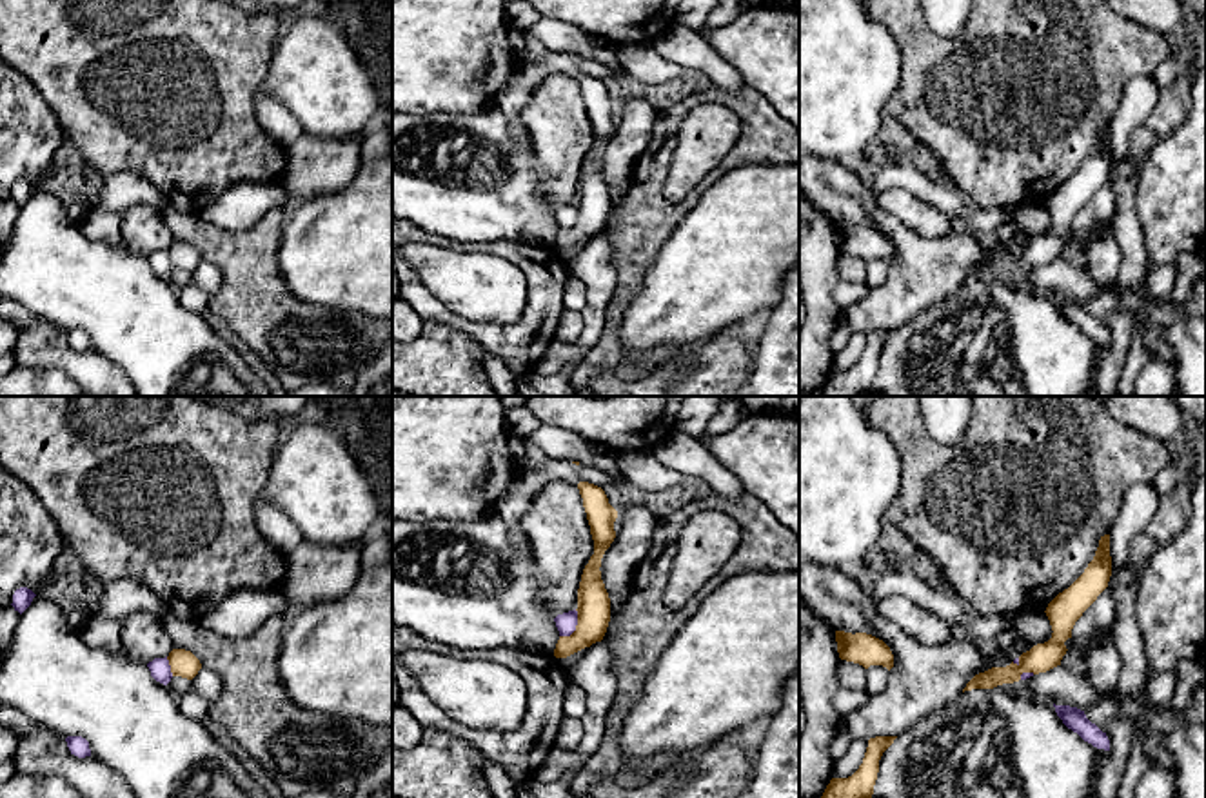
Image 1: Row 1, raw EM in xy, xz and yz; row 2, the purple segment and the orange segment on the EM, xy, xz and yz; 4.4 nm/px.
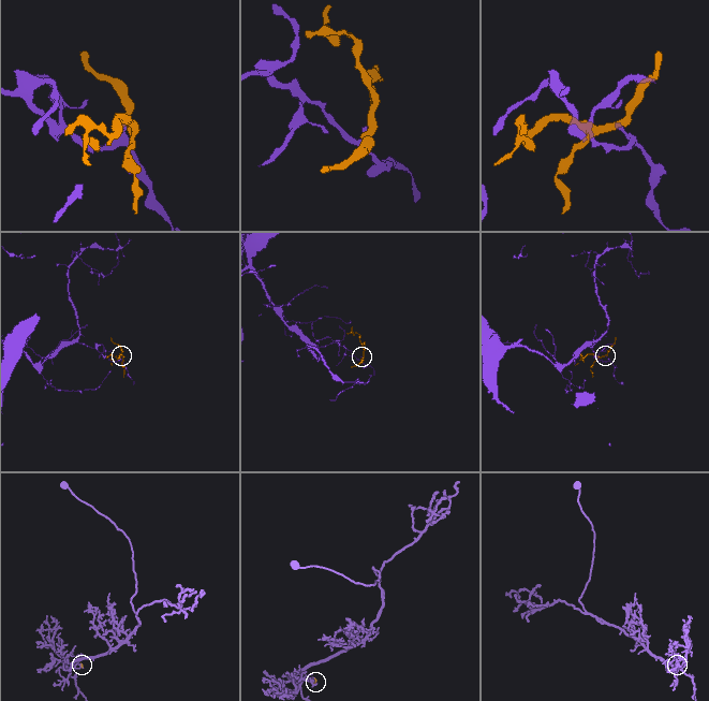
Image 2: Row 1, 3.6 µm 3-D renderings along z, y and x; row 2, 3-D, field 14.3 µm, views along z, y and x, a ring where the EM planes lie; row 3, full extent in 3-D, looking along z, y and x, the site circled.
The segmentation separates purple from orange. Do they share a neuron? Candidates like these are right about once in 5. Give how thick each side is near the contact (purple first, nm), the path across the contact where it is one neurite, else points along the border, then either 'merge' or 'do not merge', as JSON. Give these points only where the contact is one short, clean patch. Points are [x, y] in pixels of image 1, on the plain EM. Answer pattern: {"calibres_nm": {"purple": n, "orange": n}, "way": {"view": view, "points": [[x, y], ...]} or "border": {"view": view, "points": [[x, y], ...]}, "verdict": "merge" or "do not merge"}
{"calibres_nm": {"purple": 90, "orange": 140}, "border": {"view": "xz", "points": [[576, 202], [576, 220], [569, 228], [560, 229]]}, "verdict": "do not merge"}

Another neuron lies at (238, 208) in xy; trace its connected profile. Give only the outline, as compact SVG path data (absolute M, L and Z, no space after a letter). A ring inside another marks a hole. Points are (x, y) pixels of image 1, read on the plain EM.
M278 180L238 182L211 200L196 218L223 231L247 231L265 213L285 209L291 202L291 193Z

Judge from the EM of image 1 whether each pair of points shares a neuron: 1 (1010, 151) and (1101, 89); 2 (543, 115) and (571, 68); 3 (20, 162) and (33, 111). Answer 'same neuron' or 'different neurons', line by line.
1: same neuron
2: different neurons
3: same neuron

